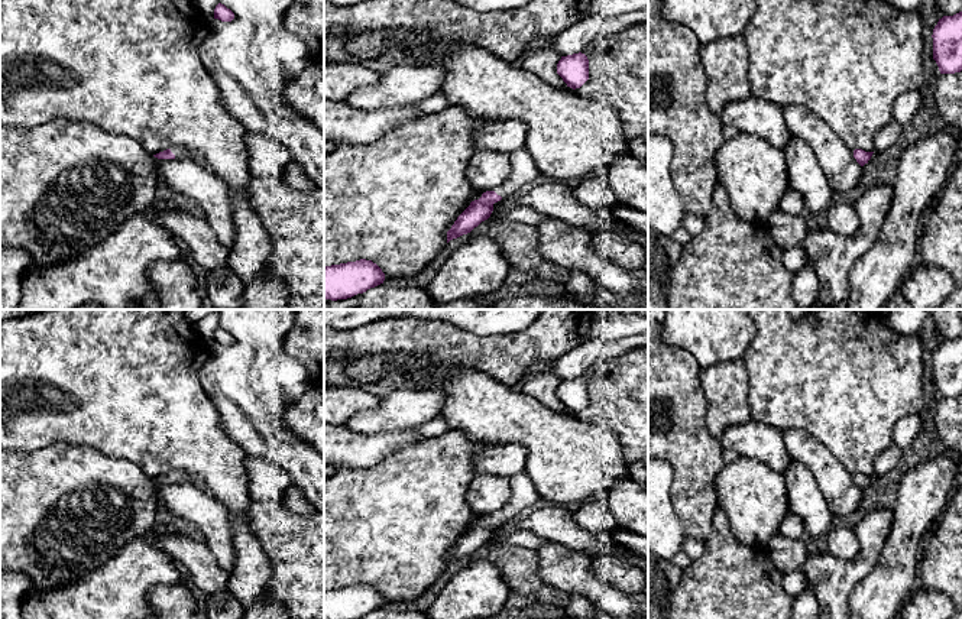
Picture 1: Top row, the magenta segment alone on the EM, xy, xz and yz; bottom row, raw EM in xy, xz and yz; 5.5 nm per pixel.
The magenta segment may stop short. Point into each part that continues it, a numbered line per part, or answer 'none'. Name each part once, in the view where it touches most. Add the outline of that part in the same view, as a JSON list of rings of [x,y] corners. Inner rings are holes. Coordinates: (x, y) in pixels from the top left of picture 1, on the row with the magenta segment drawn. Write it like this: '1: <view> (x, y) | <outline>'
1: xy (180, 152) | [[[172,148],[171,152],[176,159],[188,158],[192,153],[188,148]]]

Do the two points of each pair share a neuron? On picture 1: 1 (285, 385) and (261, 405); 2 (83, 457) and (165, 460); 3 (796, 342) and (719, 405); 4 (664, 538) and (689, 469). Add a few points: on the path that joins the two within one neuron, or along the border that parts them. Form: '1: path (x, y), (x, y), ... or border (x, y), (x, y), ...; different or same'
1: border (272, 360), (268, 368), (271, 386), (288, 401); different
2: border (90, 446), (109, 456), (136, 464), (151, 477); different
3: border (742, 359), (750, 379), (750, 414); different
4: border (670, 496), (671, 506), (686, 537); different

